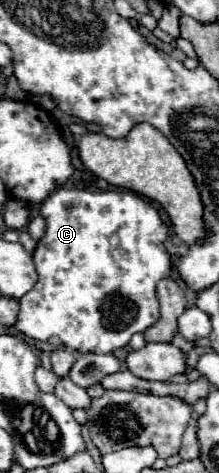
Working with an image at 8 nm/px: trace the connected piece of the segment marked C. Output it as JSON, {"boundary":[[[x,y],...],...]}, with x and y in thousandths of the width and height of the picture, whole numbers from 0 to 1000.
{"boundary":[[[274,397],[183,431],[183,452],[210,465],[210,490],[155,529],[174,596],[91,634],[73,681],[110,710],[155,719],[265,710],[292,732],[356,744],[502,748],[566,736],[621,702],[667,702],[731,677],[712,600],[785,584],[785,537],[758,529],[785,490],[676,419],[584,402],[402,406]]]}

